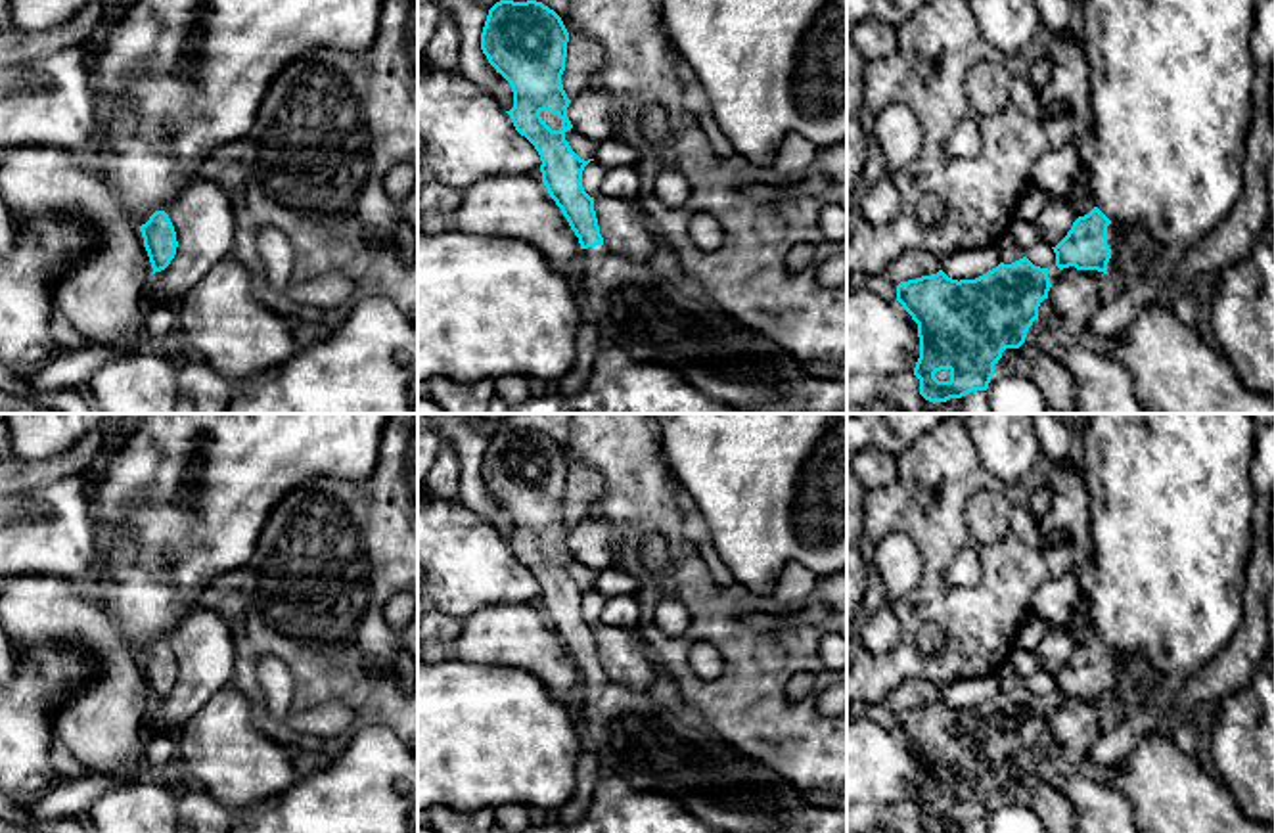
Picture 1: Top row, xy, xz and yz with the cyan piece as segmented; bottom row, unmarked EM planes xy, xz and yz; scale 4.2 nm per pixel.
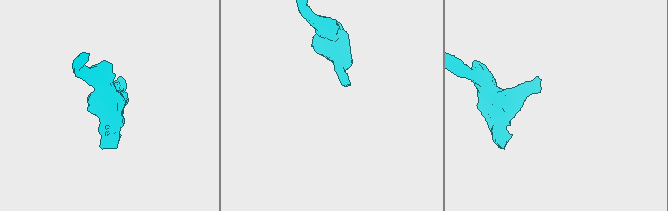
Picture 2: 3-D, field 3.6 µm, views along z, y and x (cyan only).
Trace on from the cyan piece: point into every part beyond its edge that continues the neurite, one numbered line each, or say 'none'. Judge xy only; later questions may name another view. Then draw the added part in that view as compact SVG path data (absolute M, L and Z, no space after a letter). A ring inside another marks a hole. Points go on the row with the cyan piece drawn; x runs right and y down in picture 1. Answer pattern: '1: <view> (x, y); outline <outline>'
none

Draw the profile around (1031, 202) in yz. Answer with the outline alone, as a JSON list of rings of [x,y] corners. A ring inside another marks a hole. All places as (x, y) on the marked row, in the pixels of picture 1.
[[[1029,184],[1015,203],[1013,220],[1035,222],[1046,205],[1048,195],[1040,188]]]

